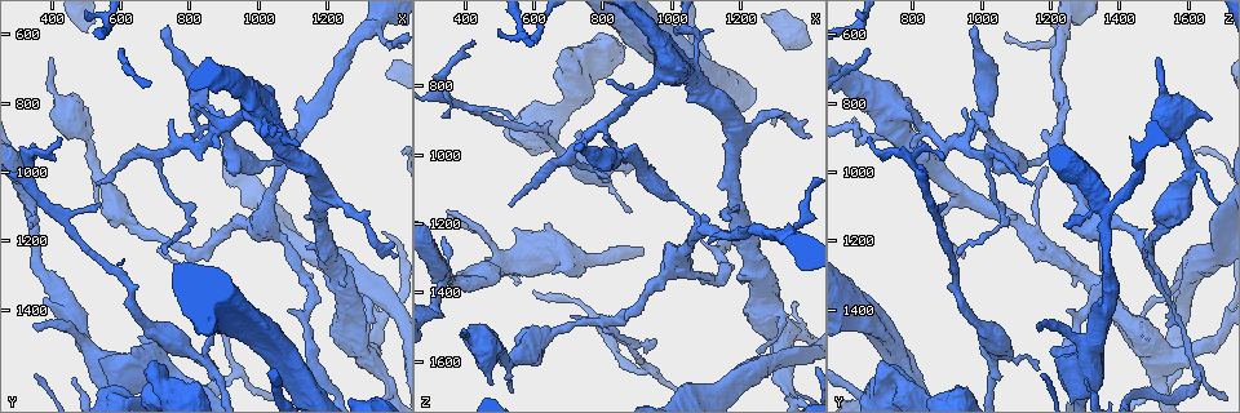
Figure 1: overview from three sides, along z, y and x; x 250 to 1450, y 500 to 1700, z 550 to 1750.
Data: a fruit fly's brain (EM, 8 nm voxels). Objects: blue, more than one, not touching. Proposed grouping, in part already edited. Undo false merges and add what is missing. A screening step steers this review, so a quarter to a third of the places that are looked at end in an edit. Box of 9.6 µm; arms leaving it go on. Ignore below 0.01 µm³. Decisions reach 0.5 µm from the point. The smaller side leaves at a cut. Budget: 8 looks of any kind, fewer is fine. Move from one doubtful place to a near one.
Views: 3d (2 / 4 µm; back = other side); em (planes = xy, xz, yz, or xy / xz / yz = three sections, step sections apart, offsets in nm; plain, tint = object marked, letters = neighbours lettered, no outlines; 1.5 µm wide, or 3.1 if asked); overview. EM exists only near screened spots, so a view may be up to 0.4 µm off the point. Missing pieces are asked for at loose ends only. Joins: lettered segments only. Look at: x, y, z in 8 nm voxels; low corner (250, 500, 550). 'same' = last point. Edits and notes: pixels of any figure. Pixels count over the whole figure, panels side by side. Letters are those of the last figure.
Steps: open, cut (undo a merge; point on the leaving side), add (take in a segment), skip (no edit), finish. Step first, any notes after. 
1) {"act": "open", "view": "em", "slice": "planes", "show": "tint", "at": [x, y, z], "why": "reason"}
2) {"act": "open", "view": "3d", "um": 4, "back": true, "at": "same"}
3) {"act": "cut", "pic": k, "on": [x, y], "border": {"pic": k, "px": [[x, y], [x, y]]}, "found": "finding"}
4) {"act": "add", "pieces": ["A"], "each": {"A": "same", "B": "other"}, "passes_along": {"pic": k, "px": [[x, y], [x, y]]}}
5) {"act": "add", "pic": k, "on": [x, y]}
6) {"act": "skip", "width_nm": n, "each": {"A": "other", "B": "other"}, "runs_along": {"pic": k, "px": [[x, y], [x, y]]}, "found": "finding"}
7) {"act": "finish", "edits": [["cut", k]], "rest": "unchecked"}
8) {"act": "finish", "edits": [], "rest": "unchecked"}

{"act": "open", "view": "3d", "um": 2, "at": [800, 1120, 1070], "why": "abrupt turn"}

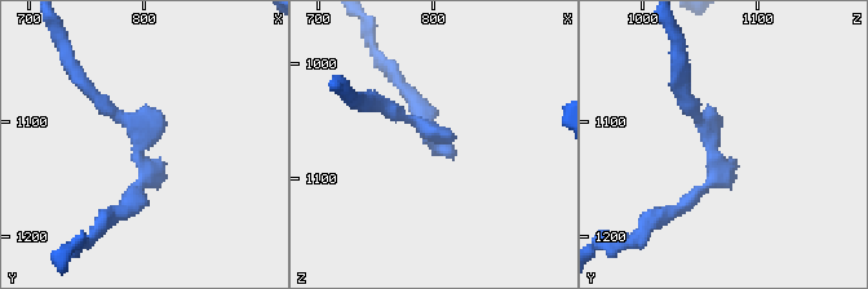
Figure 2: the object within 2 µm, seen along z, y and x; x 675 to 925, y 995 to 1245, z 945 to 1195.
{"act": "open", "view": "em", "slice": "planes", "show": "tint", "at": [798, 1126, 1064], "why": "shape alone is not enough"}

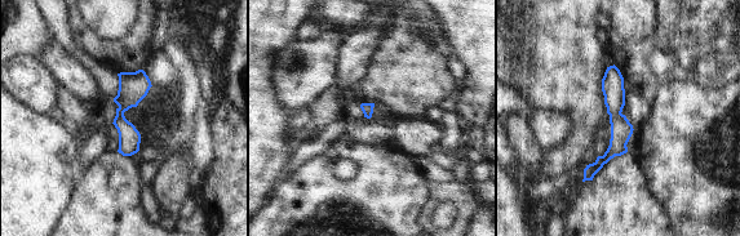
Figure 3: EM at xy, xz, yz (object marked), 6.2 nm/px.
{"act": "open", "view": "em", "slice": "planes", "show": "letters", "at": "same", "why": "what lies round it"}

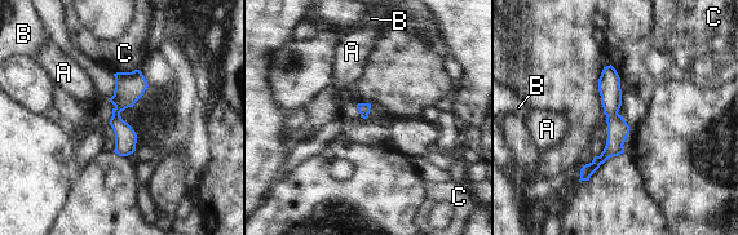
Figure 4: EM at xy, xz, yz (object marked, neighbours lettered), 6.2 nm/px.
{"act": "skip", "each": {"A": "other", "B": "other", "C": "other"}, "border": {"pic": 4, "px": [[138, 69], [114, 74]]}, "found": "one neuron here"}

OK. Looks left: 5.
{"act": "open", "view": "em", "slice": "planes", "show": "letters", "at": [340, 1150, 1240], "why": "free end"}

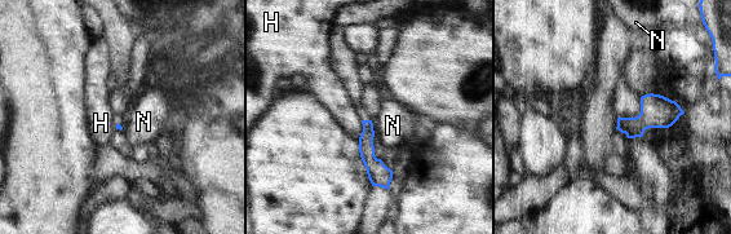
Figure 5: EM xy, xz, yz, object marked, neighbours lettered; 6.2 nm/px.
{"act": "skip", "longest_contact_nm": ["H", 120], "each": {"H": "other", "N": "other"}, "runs_along": {"pic": 5, "px": [[366, 123], [367, 155], [385, 184]]}, "found": "no lettered segment goes on from it"}

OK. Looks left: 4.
{"act": "open", "view": "em", "slice": "xz", "step": 8, "show": "letters", "at": [650, 1480, 1330], "why": "free end"}

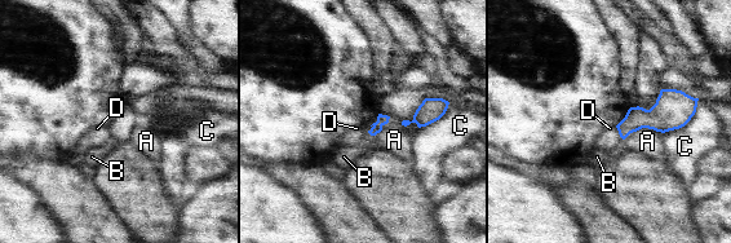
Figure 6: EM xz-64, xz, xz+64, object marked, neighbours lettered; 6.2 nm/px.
{"act": "add", "pic": 6, "on": [344, 157], "each": {"A": "other", "B": "same", "C": "other", "D": "other"}, "found": "it goes on there"}

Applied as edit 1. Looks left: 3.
{"act": "finish", "edits": [["add", 6]], "rest": "unchecked"}

